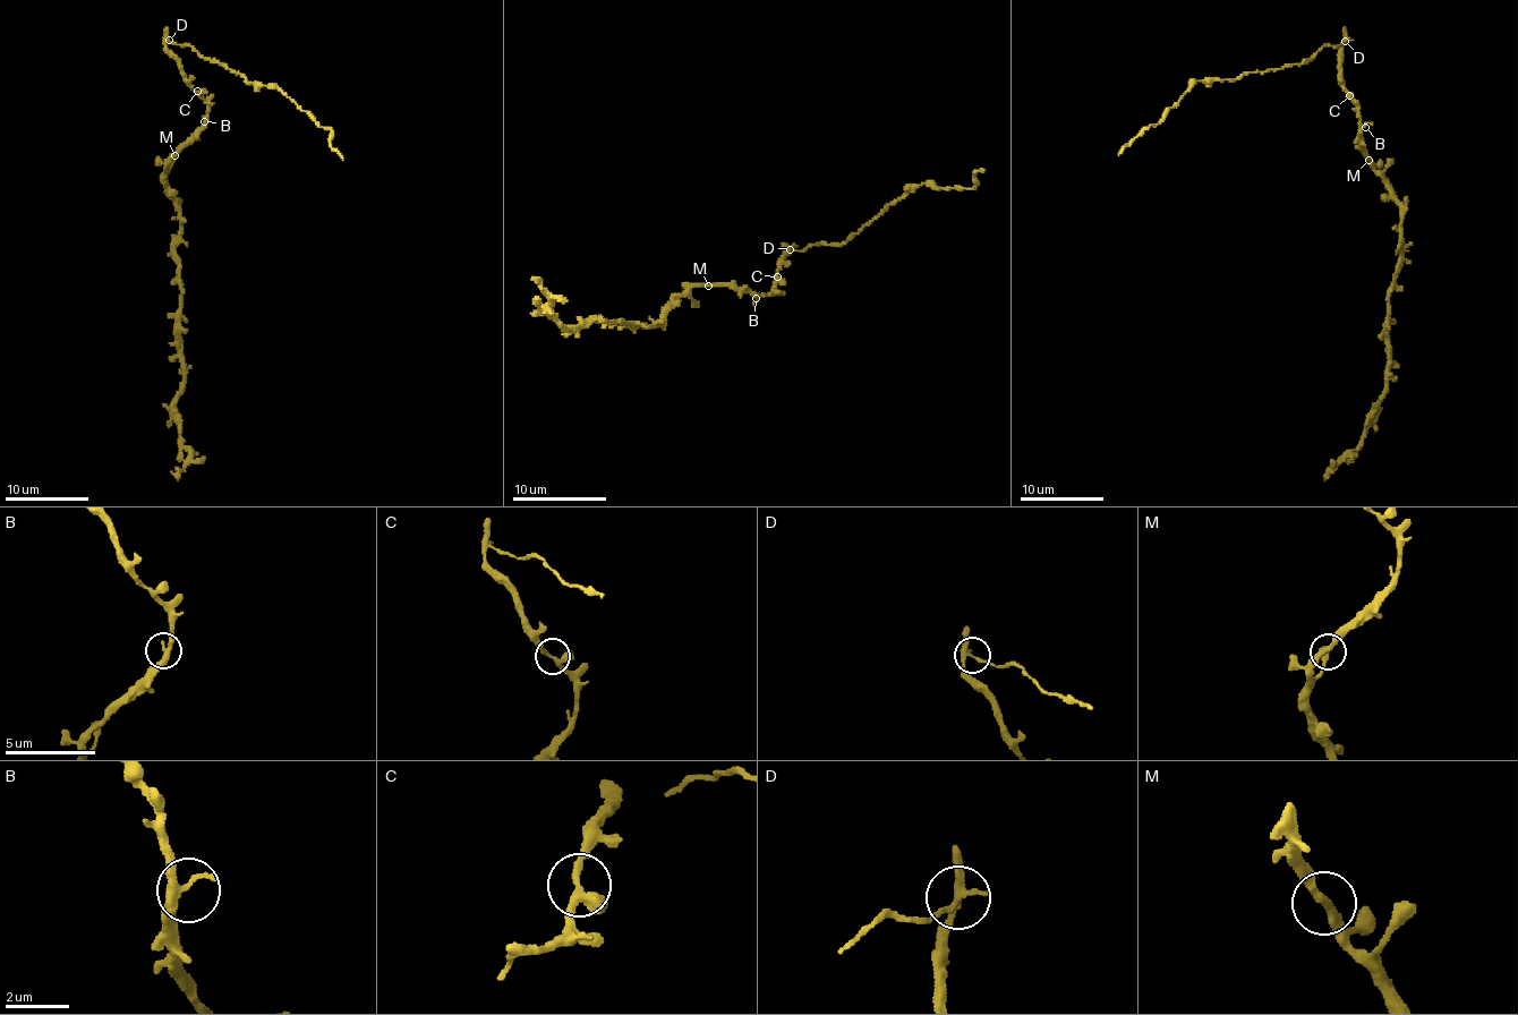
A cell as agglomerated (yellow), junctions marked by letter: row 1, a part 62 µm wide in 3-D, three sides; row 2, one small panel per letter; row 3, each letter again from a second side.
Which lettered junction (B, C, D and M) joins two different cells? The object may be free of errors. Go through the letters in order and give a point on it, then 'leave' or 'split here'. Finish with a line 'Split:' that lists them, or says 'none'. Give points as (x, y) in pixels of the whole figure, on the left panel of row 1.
B: (204, 121) | leave
C: (197, 91) | leave
D: (169, 40) | split here
M: (175, 155) | leave
Split: D

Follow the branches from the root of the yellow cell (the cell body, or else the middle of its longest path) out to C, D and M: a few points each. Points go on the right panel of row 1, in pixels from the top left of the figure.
C: (1361, 119), (1349, 95)
D: (1361, 119), (1342, 84), (1340, 58), (1345, 40)
M: (1361, 119), (1362, 147), (1369, 160)

